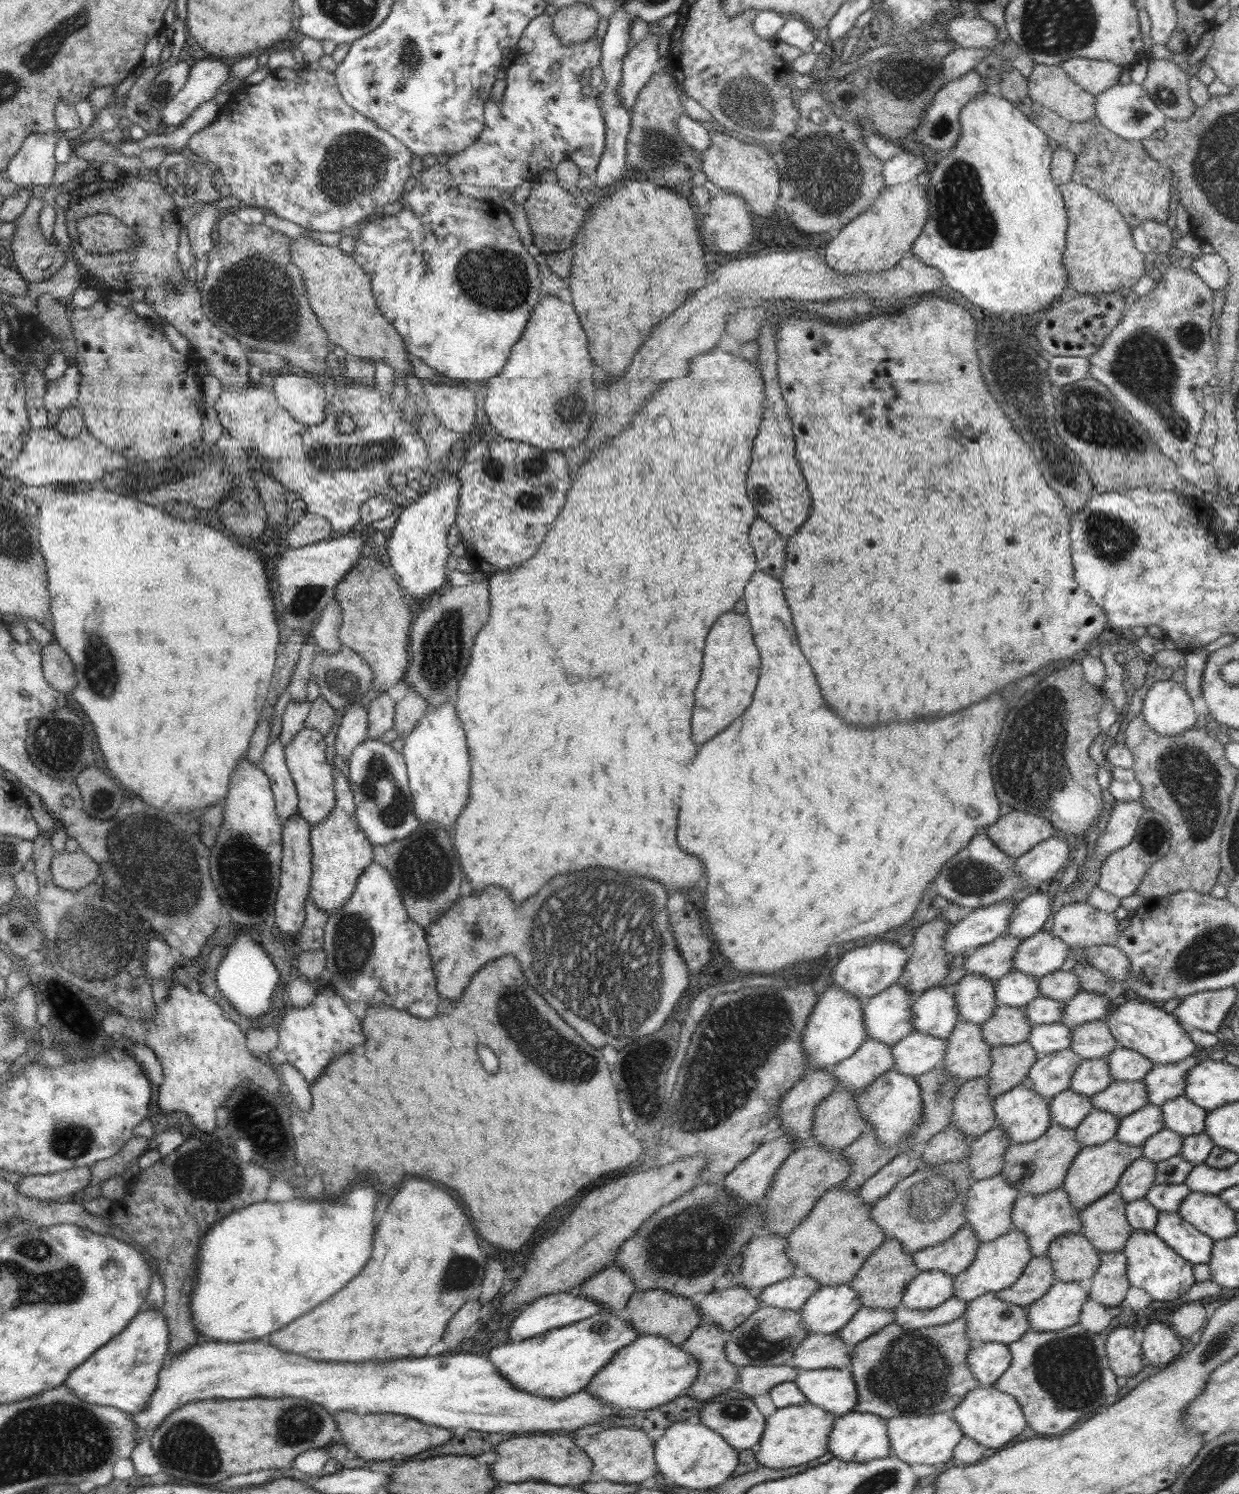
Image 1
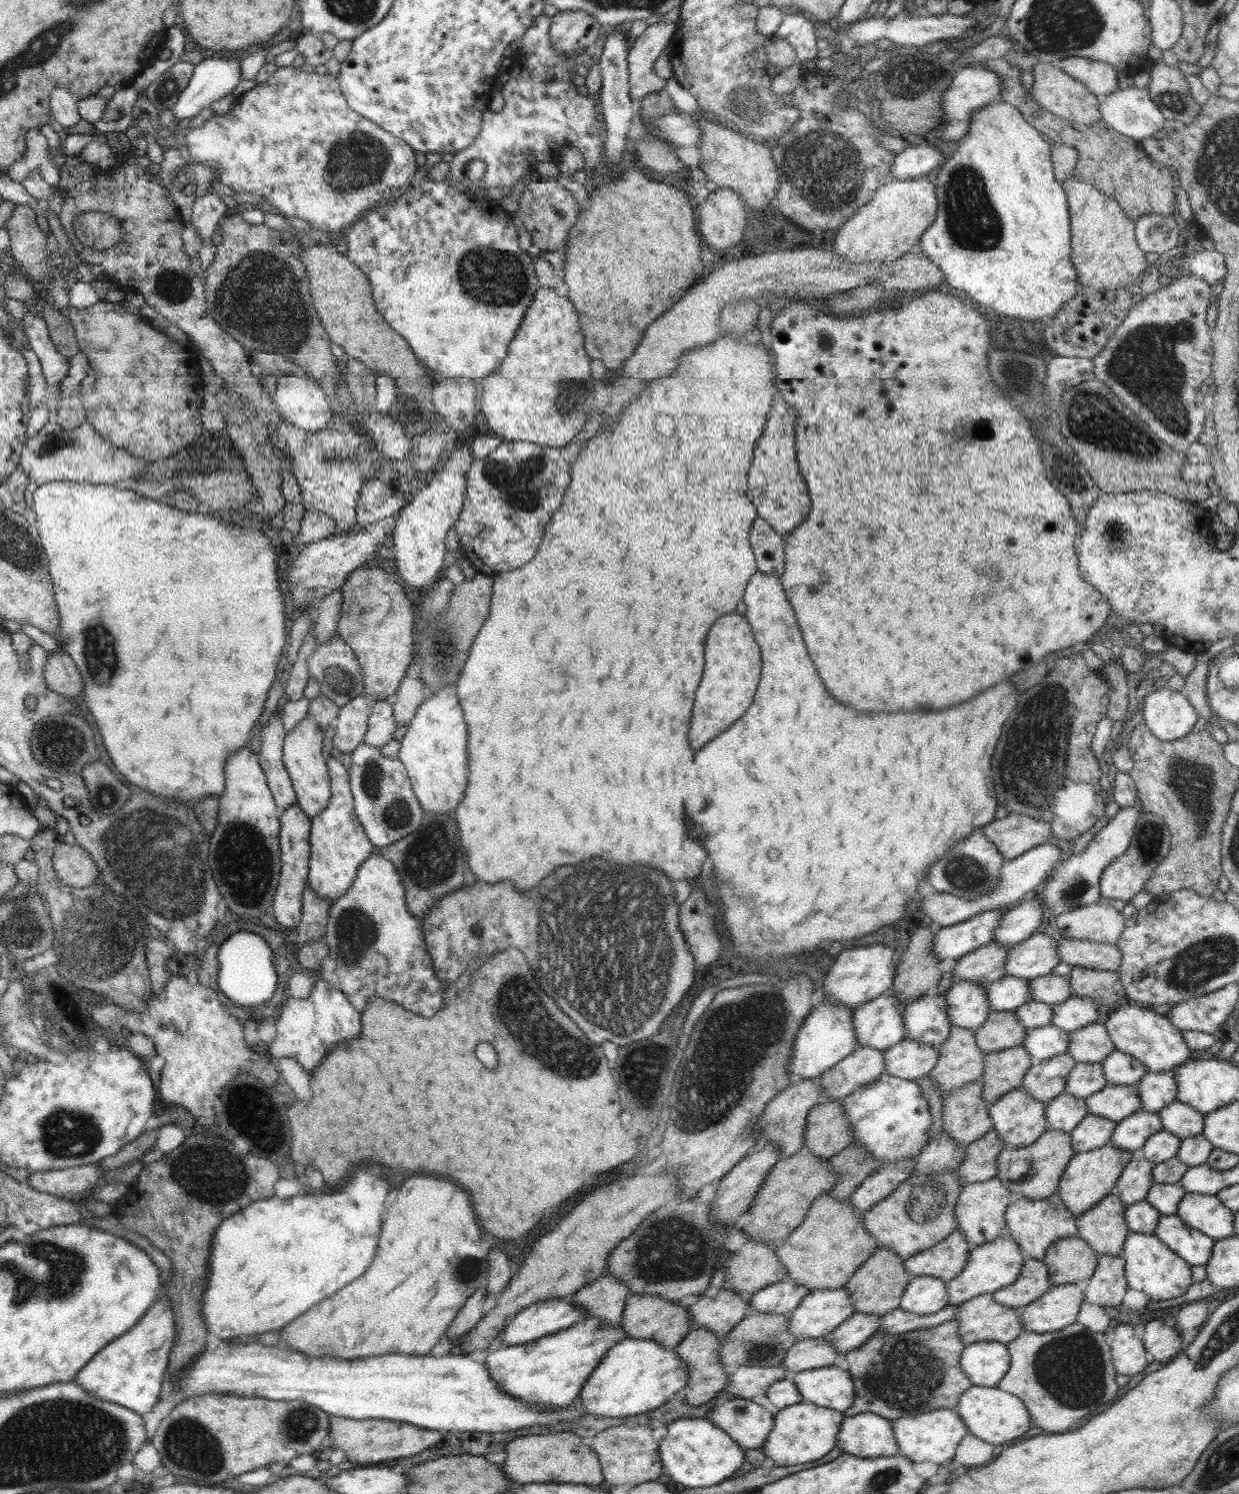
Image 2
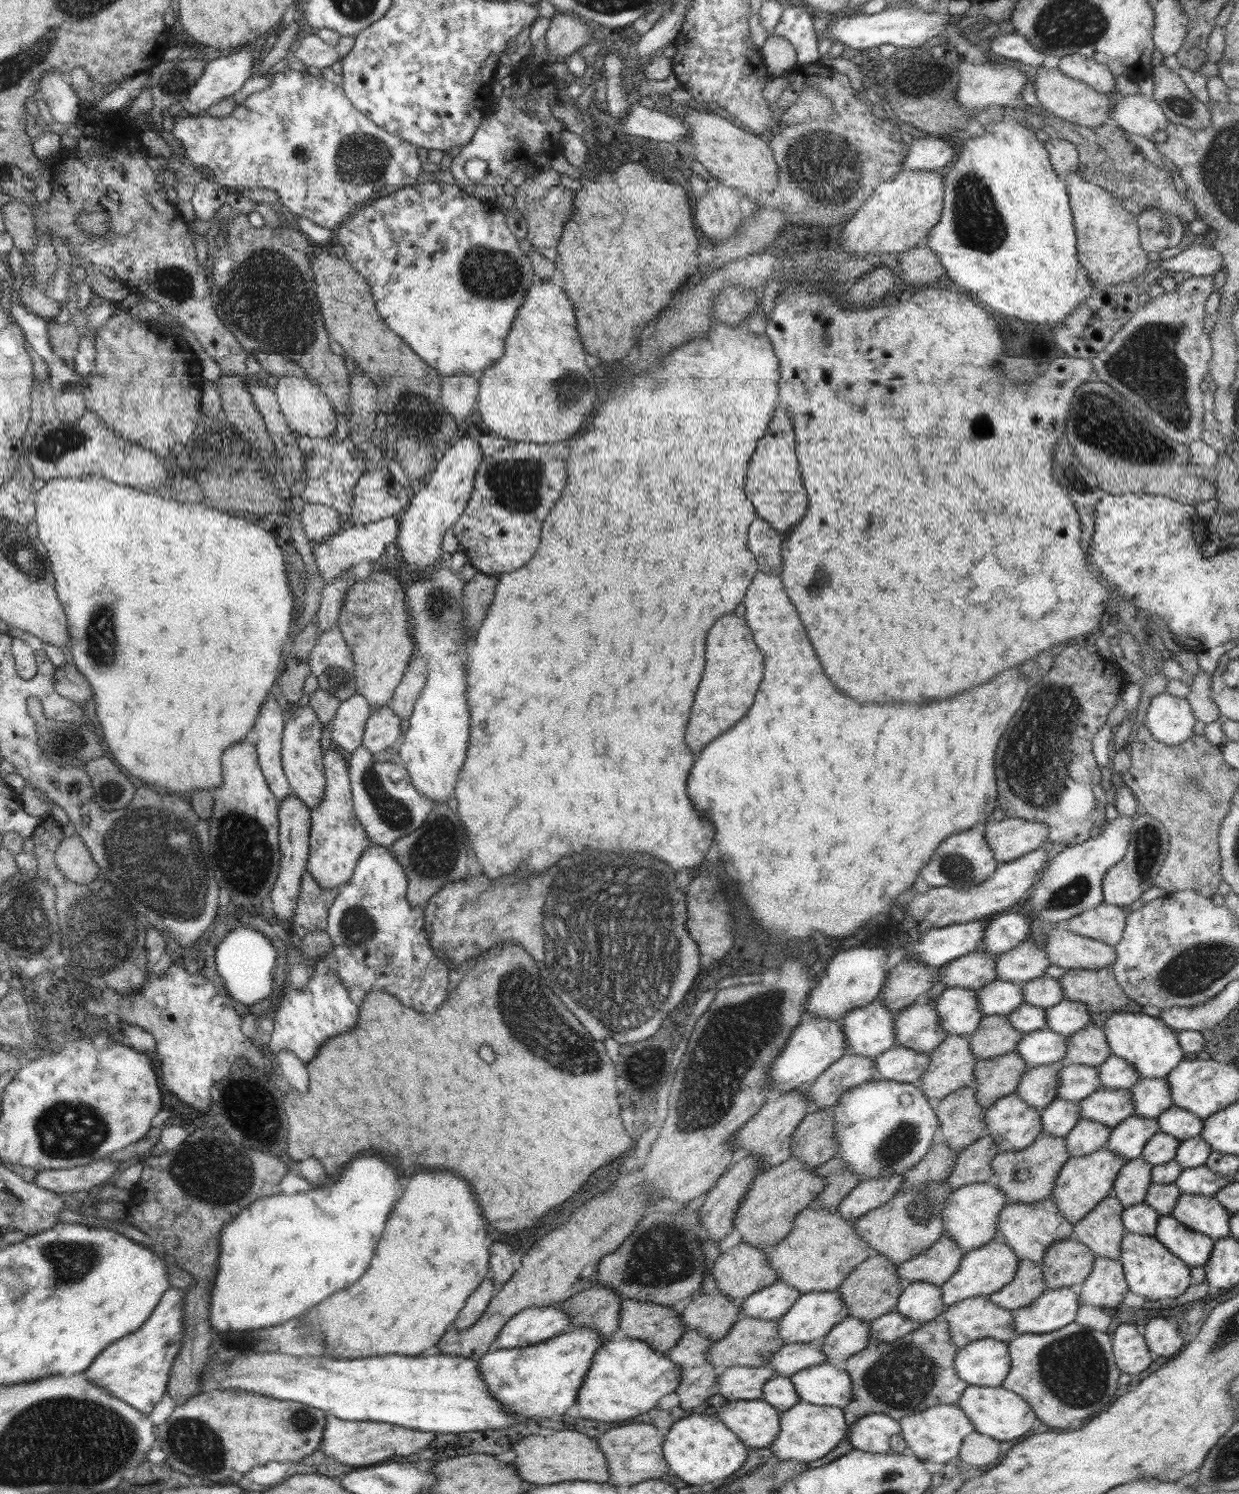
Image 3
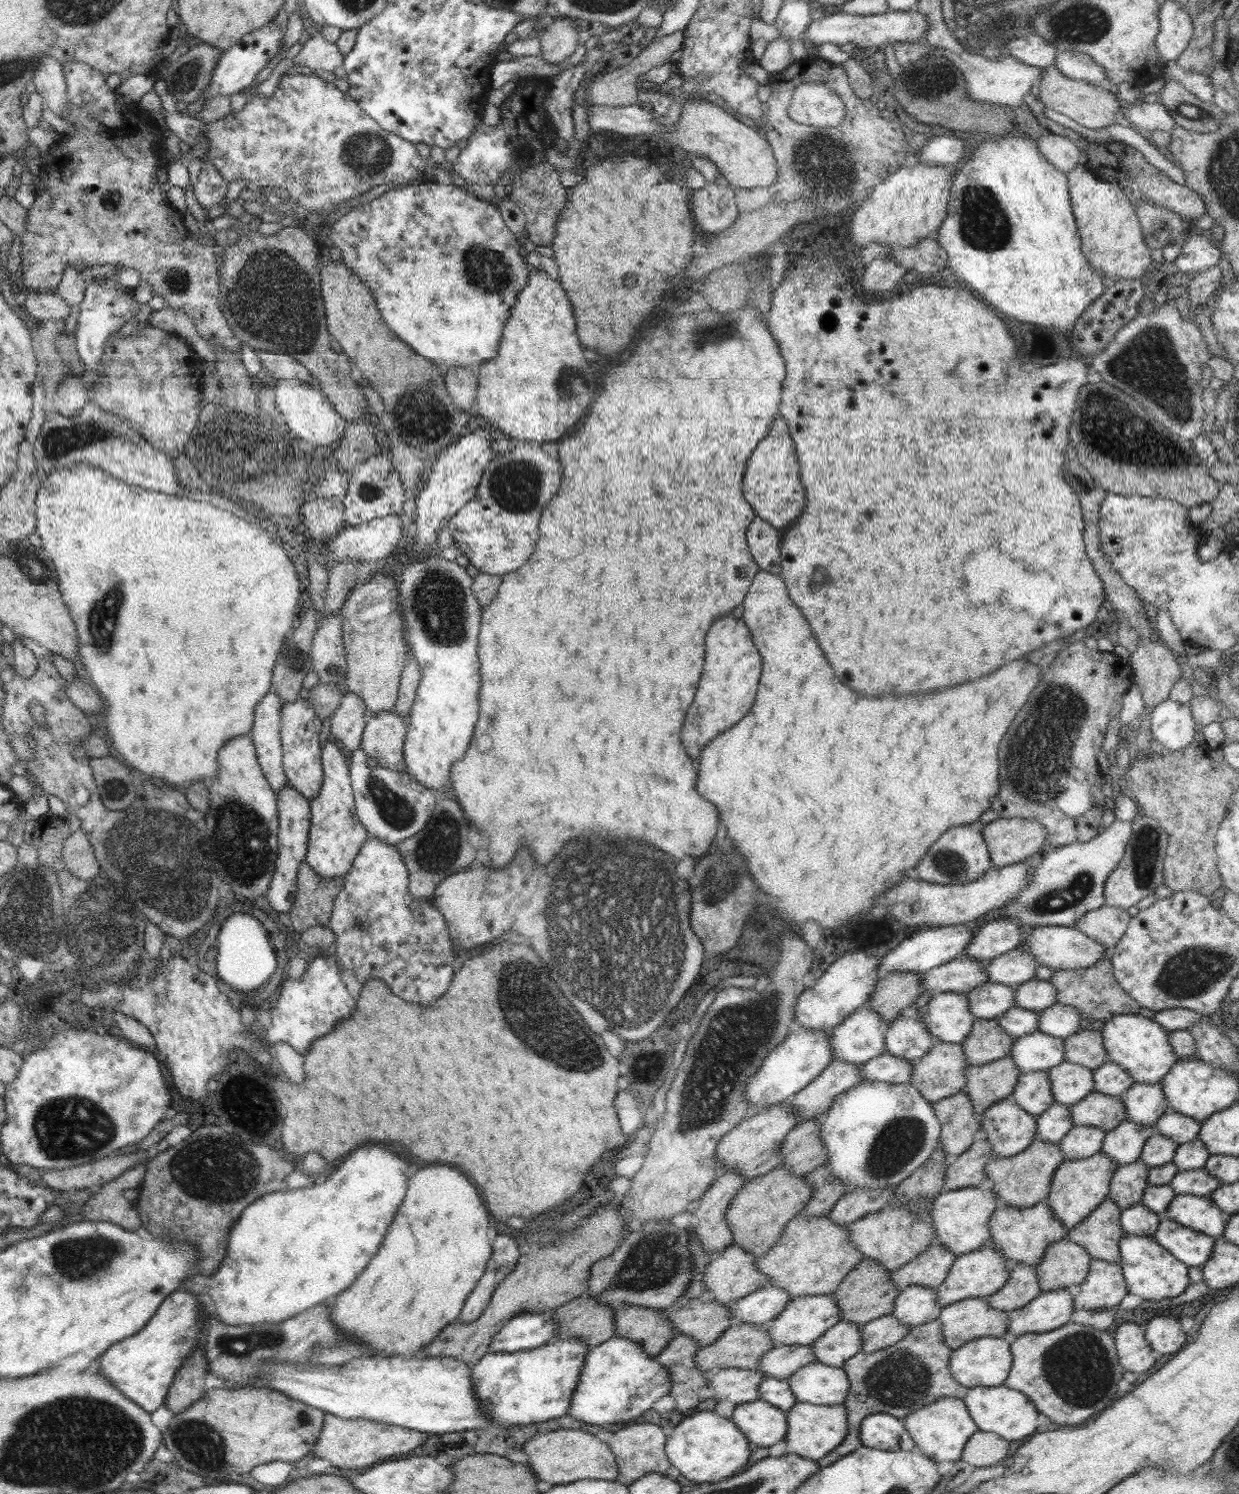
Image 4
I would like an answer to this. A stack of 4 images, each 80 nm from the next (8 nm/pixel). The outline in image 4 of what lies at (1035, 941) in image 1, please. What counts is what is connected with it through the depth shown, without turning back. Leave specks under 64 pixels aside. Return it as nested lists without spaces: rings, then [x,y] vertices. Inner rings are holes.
[[[1016,947],[987,962],[986,975],[988,981],[1008,986],[1015,992],[1020,984],[1036,978],[1039,967],[1040,964],[1034,960],[1032,954],[1026,954],[1020,947]]]

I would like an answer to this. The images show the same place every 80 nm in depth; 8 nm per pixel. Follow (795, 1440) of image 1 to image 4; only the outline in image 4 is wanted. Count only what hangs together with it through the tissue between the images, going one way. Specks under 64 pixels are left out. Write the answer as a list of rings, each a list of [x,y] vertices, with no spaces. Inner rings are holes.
[[[800,1403],[787,1411],[788,1434],[784,1438],[785,1454],[797,1454],[802,1458],[820,1460],[844,1442],[848,1433],[848,1413],[845,1405],[820,1406]]]

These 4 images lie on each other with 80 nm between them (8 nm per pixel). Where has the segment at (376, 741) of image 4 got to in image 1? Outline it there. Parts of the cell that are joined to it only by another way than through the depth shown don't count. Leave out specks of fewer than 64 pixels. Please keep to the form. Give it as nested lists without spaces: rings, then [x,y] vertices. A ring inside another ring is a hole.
[[[379,692],[378,696],[367,706],[368,738],[378,739],[394,728],[395,701],[386,692]]]

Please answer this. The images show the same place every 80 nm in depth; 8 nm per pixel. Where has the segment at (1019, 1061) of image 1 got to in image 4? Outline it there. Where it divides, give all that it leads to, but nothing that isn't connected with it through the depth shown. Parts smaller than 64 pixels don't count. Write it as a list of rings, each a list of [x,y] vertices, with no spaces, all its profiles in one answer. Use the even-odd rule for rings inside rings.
[[[1004,1056],[990,1064],[964,1069],[967,1083],[962,1091],[969,1094],[972,1108],[979,1117],[991,1104],[1008,1098],[1018,1080],[1019,1072],[1012,1057]]]

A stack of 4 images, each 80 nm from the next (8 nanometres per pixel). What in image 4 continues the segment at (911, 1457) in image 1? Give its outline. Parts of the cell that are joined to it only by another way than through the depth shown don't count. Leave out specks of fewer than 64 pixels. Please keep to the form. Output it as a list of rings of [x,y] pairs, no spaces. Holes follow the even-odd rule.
[[[954,1396],[939,1398],[936,1402],[915,1410],[908,1417],[902,1418],[902,1422],[906,1431],[910,1433],[916,1450],[936,1462],[951,1460],[961,1463],[961,1454],[964,1446],[968,1443],[968,1438],[979,1431],[976,1423],[970,1417],[964,1401]]]

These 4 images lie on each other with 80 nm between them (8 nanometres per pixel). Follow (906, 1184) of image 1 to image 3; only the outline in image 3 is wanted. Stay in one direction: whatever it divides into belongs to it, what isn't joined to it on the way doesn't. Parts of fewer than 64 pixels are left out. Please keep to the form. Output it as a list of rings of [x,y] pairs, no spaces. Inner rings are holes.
[[[946,1182],[924,1183],[898,1191],[879,1208],[871,1209],[864,1216],[854,1220],[856,1232],[871,1246],[873,1254],[888,1257],[898,1266],[905,1260],[924,1252],[945,1234],[942,1210],[953,1189]]]

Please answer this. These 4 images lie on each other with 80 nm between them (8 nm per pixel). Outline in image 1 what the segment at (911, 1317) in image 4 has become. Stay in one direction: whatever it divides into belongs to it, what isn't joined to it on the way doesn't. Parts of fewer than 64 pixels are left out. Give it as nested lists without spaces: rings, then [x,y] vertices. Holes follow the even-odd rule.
[[[939,1270],[919,1271],[908,1283],[901,1302],[912,1310],[928,1310],[952,1298],[953,1294],[953,1276]]]

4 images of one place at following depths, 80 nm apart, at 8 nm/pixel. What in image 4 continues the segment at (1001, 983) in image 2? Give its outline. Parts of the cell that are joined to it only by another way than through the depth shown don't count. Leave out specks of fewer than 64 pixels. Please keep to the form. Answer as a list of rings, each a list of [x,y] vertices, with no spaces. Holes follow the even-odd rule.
[[[986,981],[965,995],[976,1019],[997,1019],[1014,1007],[1012,988],[992,981]]]

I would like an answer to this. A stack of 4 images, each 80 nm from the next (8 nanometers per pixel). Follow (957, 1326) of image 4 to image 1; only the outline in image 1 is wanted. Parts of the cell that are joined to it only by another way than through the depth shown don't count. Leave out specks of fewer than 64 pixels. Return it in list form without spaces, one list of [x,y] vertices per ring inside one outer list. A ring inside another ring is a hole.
[[[986,1293],[968,1302],[964,1318],[970,1341],[1008,1345],[1032,1330],[1026,1308],[1000,1300],[996,1293]]]

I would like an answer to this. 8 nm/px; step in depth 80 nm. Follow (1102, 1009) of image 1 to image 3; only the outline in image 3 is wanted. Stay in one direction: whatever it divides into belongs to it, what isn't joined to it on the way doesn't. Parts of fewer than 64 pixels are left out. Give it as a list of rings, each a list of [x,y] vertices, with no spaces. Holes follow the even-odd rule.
[[[1064,999],[1046,1009],[1045,1015],[1048,1029],[1059,1032],[1066,1038],[1093,1022],[1086,1004]]]

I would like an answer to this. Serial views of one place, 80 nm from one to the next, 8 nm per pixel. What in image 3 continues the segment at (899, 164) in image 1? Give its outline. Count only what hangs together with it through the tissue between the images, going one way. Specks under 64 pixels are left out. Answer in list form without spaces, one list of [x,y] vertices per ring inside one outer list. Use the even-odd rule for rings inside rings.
[[[928,136],[924,139],[914,138],[908,147],[903,168],[914,170],[936,170],[954,160],[954,148],[945,136]]]

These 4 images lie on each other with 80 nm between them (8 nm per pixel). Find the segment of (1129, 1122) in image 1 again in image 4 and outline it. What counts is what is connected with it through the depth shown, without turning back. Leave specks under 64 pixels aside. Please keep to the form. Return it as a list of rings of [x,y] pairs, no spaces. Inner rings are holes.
[[[1124,1120],[1105,1133],[1101,1152],[1118,1167],[1136,1162],[1146,1139],[1154,1132],[1154,1127]]]

